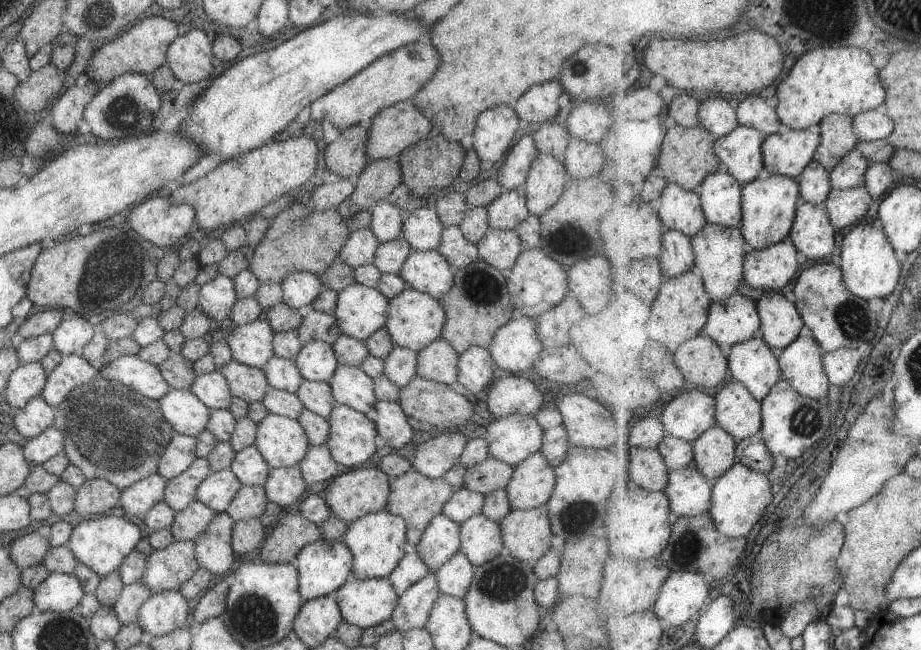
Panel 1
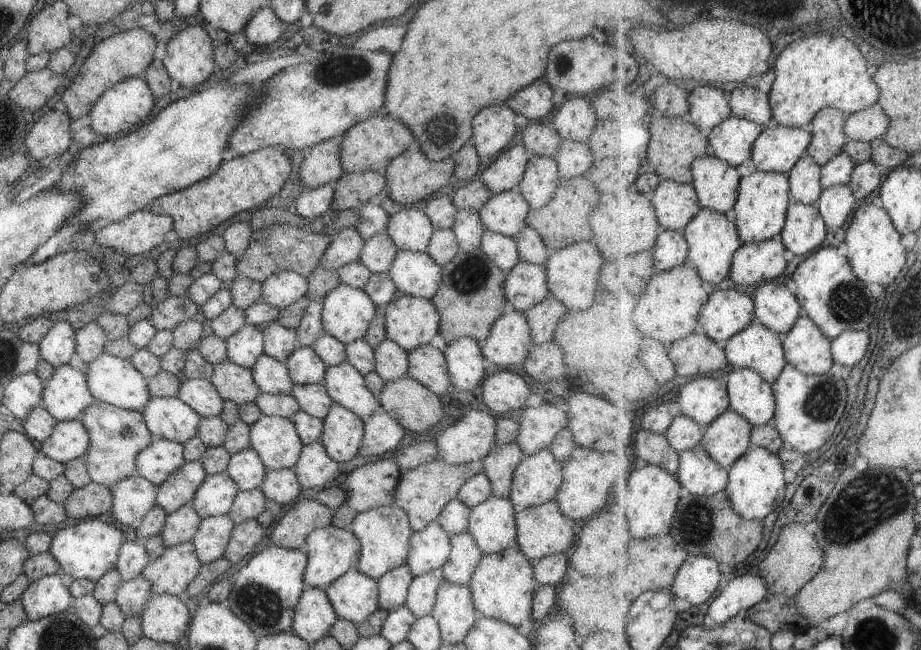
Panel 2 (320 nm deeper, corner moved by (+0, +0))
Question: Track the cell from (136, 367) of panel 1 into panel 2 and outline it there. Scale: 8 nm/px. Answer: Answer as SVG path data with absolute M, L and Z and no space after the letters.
M102 352L95 359L85 363L82 371L89 394L95 402L107 403L111 407L123 410L140 411L141 407L150 399L146 391L147 378L142 377L131 366L128 359L120 359Z

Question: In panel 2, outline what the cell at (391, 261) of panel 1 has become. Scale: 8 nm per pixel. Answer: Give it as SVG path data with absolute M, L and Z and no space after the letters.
M383 230L363 241L358 261L370 273L386 272L397 251Z

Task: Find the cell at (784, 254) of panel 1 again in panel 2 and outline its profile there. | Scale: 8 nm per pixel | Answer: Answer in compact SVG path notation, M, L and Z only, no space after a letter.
M781 235L758 243L743 243L732 260L729 278L736 286L766 283L787 270L786 246Z

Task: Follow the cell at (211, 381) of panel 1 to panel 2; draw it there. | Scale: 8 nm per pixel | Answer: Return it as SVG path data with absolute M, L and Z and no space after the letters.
M182 379L176 397L200 417L218 416L223 404L213 385L205 379Z

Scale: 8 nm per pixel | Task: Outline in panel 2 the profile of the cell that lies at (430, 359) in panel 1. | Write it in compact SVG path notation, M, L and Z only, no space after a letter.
M429 343L407 352L406 375L437 396L447 396L451 384L446 375L443 353Z

